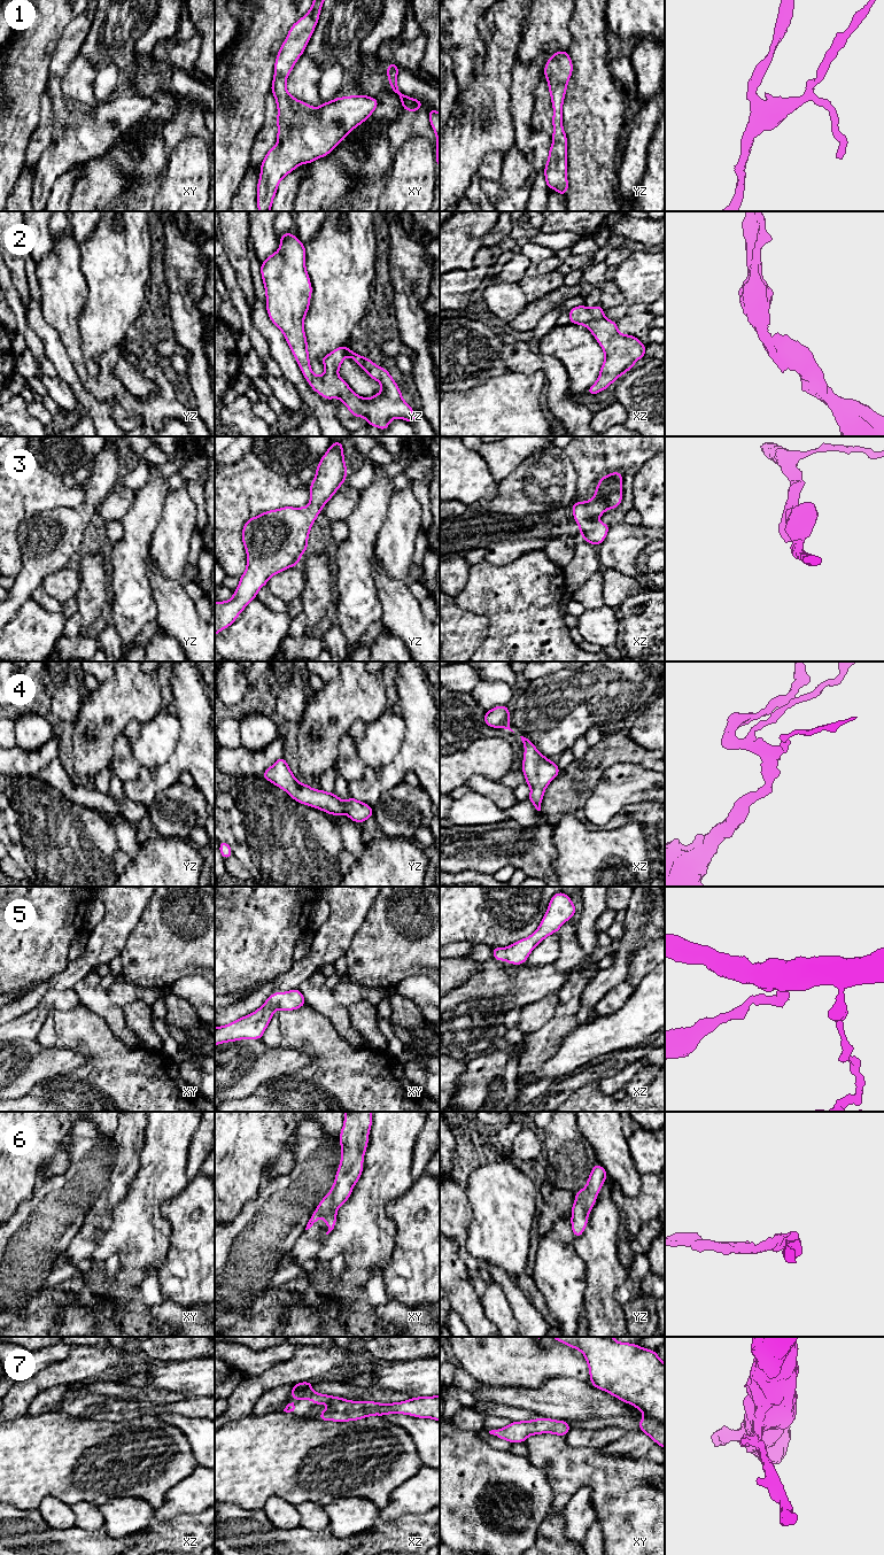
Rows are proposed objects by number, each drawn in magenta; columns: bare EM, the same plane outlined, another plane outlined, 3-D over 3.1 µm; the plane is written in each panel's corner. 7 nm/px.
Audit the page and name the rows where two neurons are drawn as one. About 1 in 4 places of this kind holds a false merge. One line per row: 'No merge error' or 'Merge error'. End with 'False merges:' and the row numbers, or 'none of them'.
1: No merge error
2: No merge error
3: No merge error
4: No merge error
5: No merge error
6: No merge error
7: No merge error
False merges: none of them

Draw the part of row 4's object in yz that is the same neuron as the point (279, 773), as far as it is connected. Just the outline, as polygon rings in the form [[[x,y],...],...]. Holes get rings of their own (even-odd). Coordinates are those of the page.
[[[284,757],[267,768],[262,776],[284,789],[296,802],[319,809],[328,814],[340,815],[346,813],[354,822],[364,822],[373,817],[373,809],[351,796],[347,802],[342,802],[335,792],[315,790],[307,783],[301,784],[293,775]]]

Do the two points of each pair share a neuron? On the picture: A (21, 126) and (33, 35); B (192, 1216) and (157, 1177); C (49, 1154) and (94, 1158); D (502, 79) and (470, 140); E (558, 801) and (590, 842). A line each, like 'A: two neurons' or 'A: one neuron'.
A: one neuron
B: two neurons
C: two neurons
D: one neuron
E: two neurons

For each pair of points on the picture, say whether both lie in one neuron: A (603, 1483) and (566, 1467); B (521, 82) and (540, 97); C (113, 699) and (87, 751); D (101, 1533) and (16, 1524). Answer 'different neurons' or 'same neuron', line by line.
A: same neuron
B: different neurons
C: same neuron
D: same neuron

